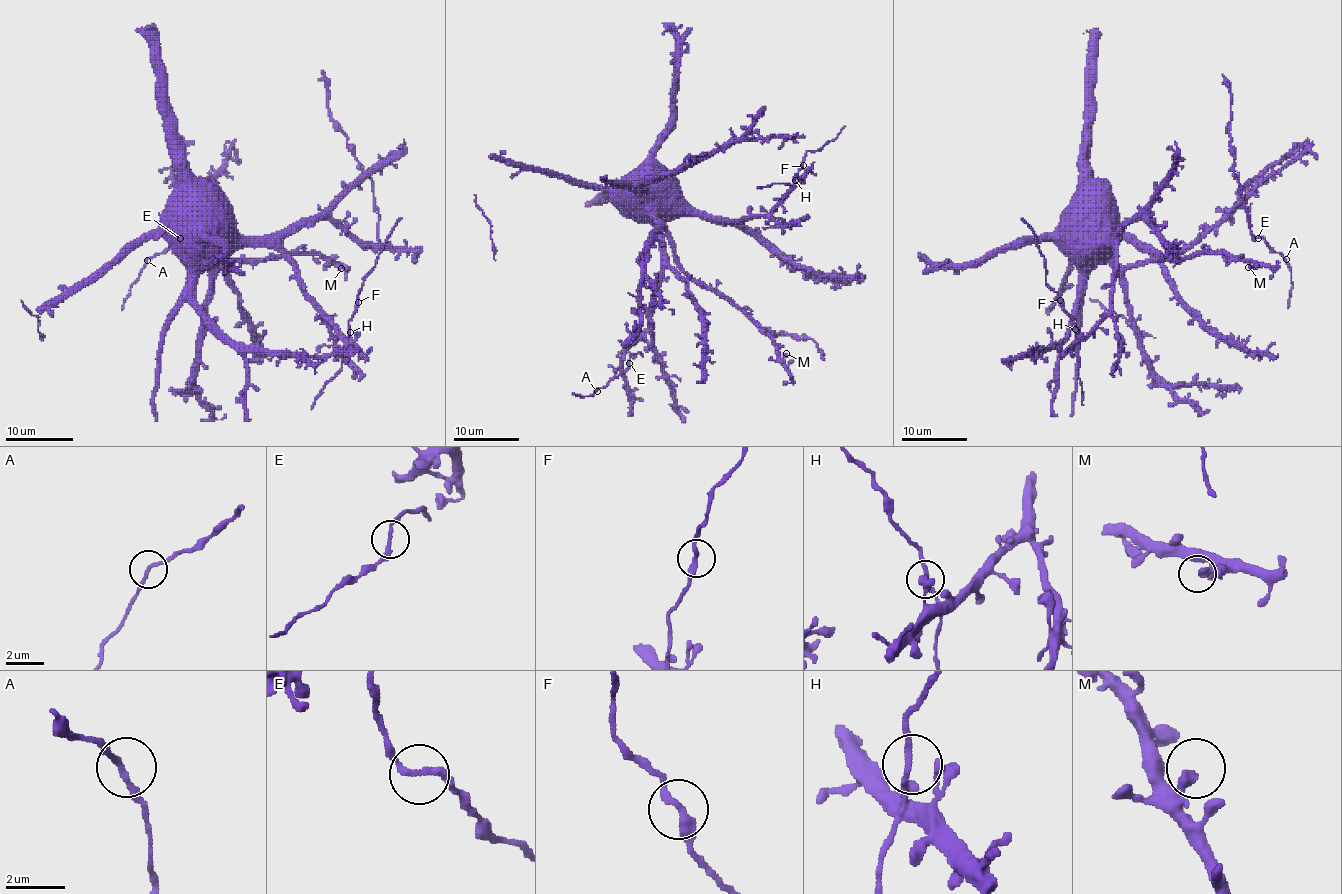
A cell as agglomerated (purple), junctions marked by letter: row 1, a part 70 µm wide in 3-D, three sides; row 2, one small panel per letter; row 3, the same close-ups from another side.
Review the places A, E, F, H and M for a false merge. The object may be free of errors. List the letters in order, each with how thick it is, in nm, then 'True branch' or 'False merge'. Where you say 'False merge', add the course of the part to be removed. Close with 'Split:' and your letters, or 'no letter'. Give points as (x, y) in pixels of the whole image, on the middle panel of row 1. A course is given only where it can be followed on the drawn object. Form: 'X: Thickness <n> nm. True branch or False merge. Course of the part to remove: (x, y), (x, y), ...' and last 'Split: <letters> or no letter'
A: Thickness 180 nm. True branch
E: Thickness 200 nm. True branch
F: Thickness 280 nm. True branch
H: Thickness 180 nm. True branch
M: Thickness 240 nm. True branch
Split: no letter

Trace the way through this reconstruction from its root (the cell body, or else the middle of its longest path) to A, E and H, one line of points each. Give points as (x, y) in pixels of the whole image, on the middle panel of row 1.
A: (644, 175), (628, 188), (626, 205), (656, 229), (661, 249), (651, 345), (597, 391)
E: (644, 175), (628, 188), (626, 205), (656, 229), (661, 283), (651, 345), (629, 363)
H: (644, 175), (662, 175), (690, 206), (726, 219), (765, 216), (791, 190), (795, 180)

